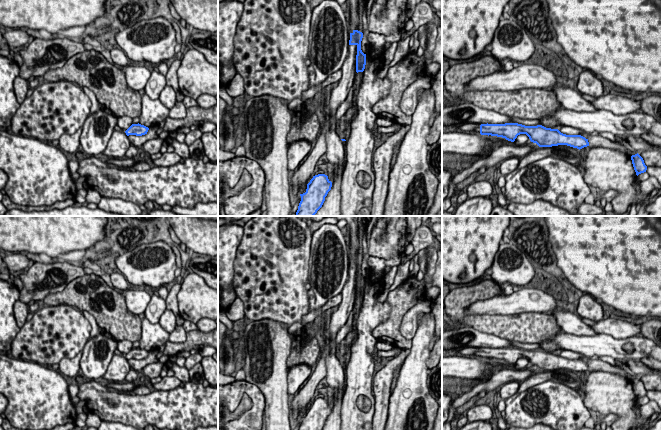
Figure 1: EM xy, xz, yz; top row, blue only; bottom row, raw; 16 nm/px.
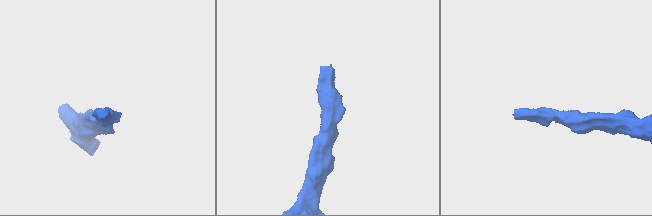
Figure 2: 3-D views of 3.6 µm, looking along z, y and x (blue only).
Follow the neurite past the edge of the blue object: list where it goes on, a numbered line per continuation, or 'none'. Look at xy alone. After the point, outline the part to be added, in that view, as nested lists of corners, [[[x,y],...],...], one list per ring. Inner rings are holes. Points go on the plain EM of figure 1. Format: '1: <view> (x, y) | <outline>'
none

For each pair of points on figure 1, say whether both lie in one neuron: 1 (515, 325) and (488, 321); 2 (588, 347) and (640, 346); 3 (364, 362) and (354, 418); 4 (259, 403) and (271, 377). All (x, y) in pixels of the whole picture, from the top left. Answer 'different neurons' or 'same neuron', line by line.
1: same neuron
2: same neuron
3: same neuron
4: different neurons

